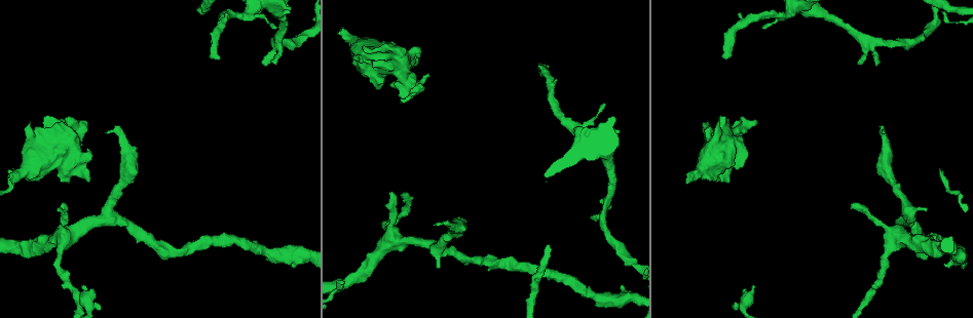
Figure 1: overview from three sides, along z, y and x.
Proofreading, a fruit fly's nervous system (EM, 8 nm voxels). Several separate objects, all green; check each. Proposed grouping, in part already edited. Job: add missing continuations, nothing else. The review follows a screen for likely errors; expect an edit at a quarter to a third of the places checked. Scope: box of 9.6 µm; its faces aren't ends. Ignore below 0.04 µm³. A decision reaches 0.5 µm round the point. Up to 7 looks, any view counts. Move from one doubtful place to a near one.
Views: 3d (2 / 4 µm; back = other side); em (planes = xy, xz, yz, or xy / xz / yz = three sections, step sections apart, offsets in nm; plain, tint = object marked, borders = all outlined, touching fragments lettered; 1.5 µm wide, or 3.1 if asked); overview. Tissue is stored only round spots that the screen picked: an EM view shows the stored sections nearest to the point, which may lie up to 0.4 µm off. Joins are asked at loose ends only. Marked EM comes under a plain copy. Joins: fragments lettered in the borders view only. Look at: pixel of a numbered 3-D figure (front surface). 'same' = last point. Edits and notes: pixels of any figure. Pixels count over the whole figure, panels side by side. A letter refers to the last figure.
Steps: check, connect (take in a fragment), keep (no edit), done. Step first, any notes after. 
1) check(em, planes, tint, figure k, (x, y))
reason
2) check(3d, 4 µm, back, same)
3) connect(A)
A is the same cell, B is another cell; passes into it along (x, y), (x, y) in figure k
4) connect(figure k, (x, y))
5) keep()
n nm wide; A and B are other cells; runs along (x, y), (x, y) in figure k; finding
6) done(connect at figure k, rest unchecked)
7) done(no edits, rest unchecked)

check(em, planes, borders, figure 1, (69, 181))
stops while still wide

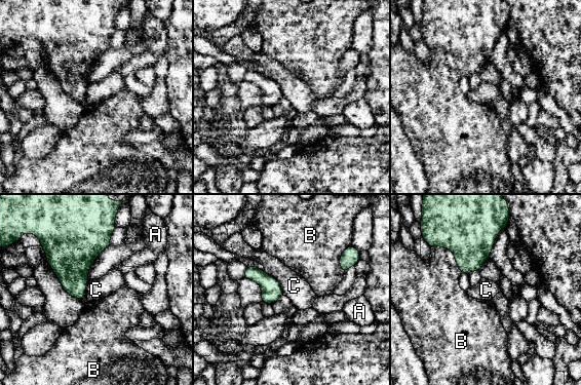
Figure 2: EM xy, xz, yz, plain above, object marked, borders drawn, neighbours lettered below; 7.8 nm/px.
keep()
A, B and C are other cells; border along (265, 271), (277, 280), (283, 295) in figure 2; no lettered fragment goes on from it

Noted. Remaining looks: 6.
check(em, xy, step 8, tint, figure 1, (12, 182))
branch stops here

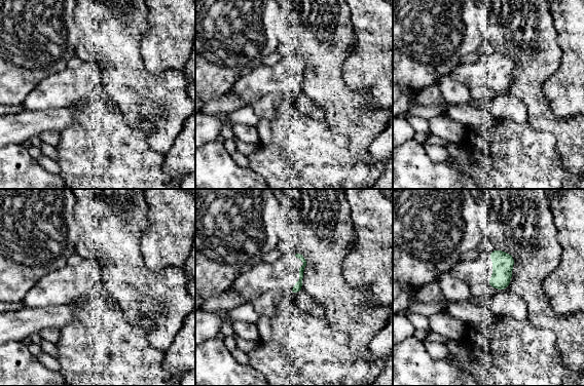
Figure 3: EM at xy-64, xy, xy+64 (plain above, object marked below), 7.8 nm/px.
check(em, xy, step 8, borders, same)

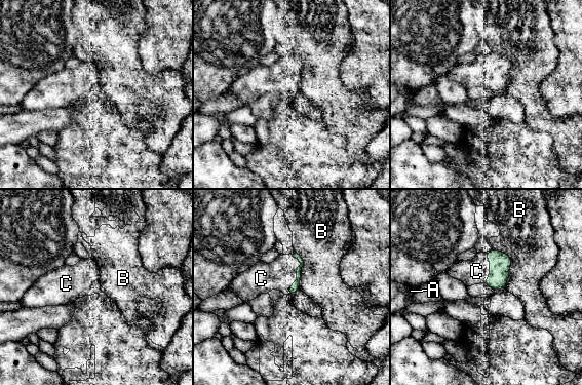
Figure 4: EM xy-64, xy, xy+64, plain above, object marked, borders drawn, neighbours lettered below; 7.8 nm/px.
connect(C)
C is the same cell, A and B are other cells; the neuron continues

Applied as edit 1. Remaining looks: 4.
check(overview)

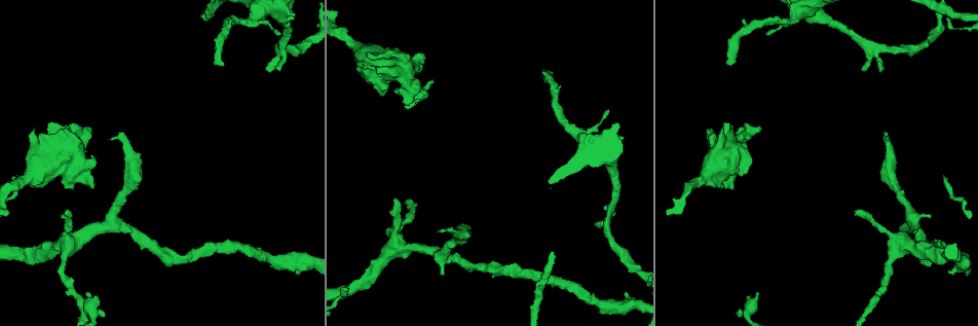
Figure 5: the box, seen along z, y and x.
check(em, yz, step 4, tint, figure 5, (398, 202))
free end

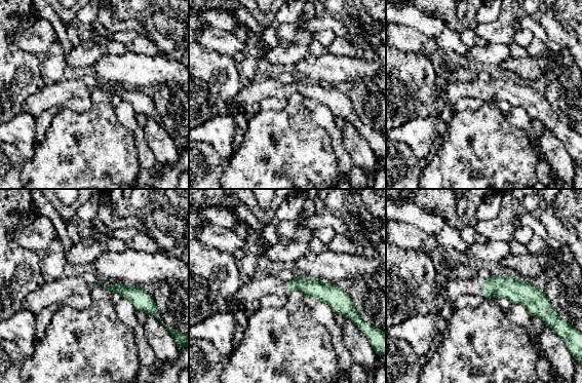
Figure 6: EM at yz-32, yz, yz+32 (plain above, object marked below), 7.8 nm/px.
check(em, planes, borders, same)

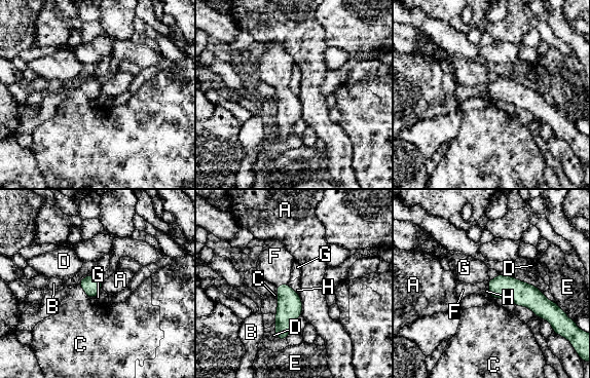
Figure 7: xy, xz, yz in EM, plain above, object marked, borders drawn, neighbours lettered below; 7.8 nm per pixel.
connect(F)
140 nm wide; F is the same cell, A, B, C, D, E, G and H are other cells; the neuron continues

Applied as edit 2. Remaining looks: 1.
done(connect at figure 4, connect at figure 7, rest unchecked)

